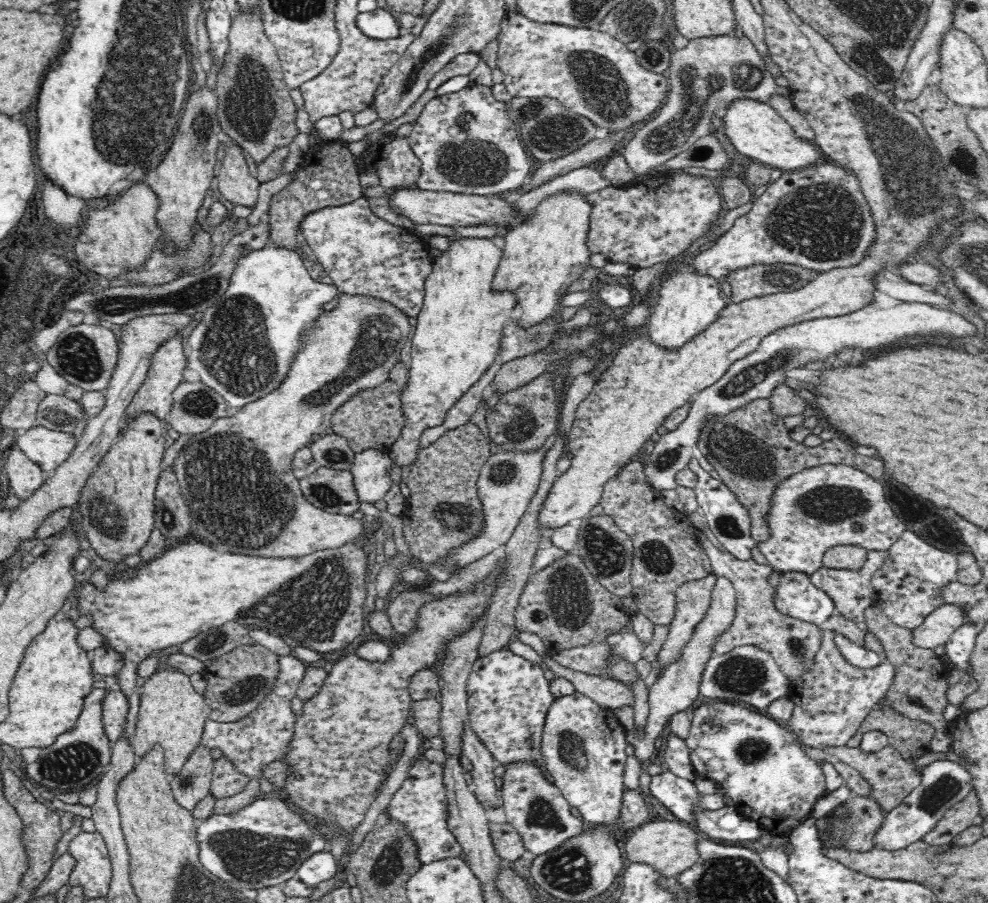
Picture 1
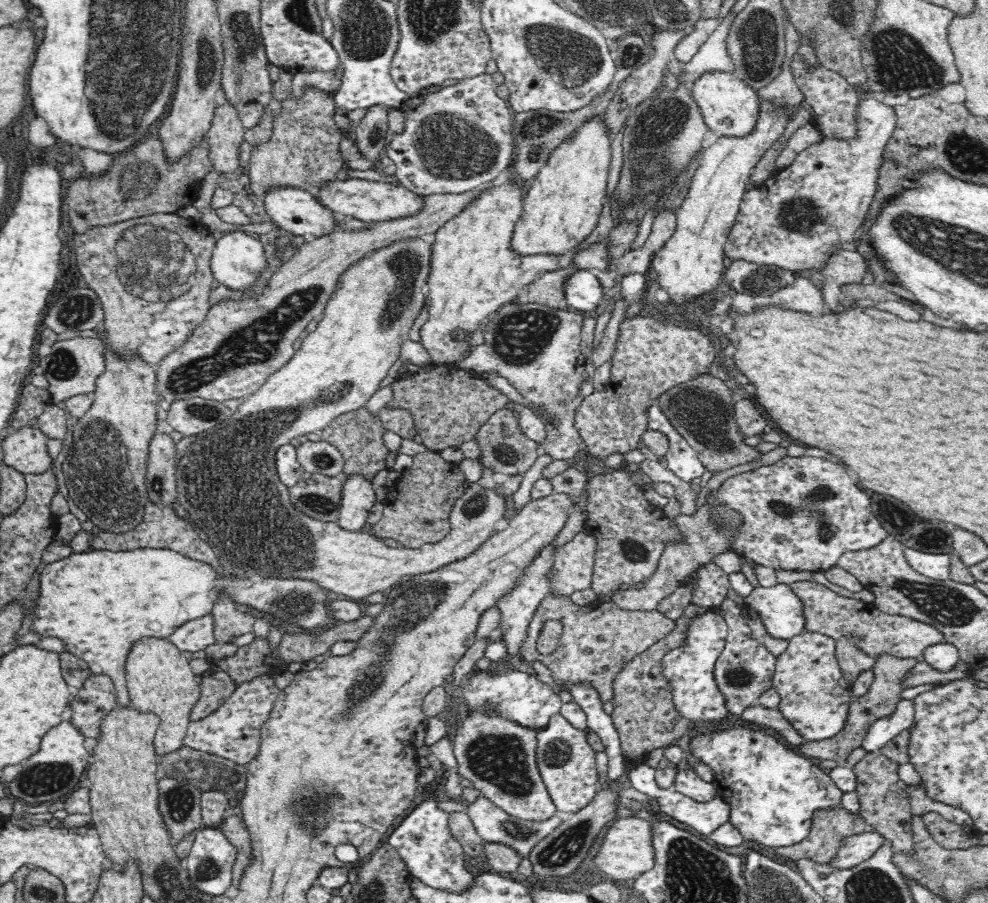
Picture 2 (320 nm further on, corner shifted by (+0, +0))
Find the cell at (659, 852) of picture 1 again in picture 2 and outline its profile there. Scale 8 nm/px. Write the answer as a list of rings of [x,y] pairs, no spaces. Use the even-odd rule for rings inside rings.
[[[621,813],[608,828],[602,844],[596,856],[591,859],[592,864],[599,868],[604,878],[609,880],[632,880],[642,872],[650,870],[654,866],[654,851],[652,851],[652,825],[650,821],[634,816],[626,816]]]

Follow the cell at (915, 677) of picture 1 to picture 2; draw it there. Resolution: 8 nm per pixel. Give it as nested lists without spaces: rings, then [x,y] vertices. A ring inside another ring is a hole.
[[[884,654],[877,659],[876,664],[872,668],[873,683],[870,685],[868,692],[864,696],[854,696],[851,700],[848,716],[846,722],[842,726],[842,730],[837,732],[834,736],[826,740],[807,741],[802,744],[794,745],[794,750],[804,757],[820,758],[821,760],[835,760],[838,764],[845,765],[846,758],[852,750],[862,746],[864,737],[873,722],[884,716],[890,716],[896,710],[896,704],[900,701],[900,680],[902,676],[917,664],[914,658],[903,660],[902,658],[895,658]]]

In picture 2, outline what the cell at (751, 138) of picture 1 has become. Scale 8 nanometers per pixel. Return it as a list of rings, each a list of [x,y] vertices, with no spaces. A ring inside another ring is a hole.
[[[709,71],[692,84],[691,96],[698,104],[709,130],[718,136],[744,136],[756,126],[761,100],[757,91],[732,72]]]

